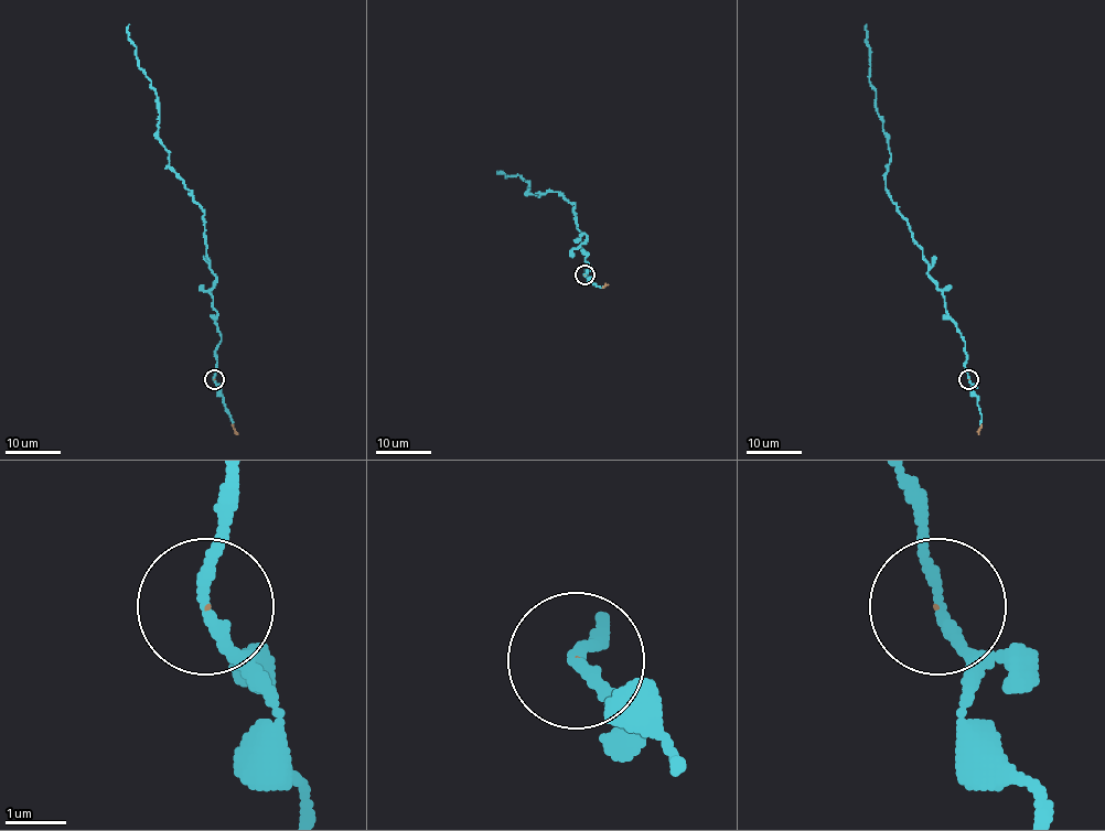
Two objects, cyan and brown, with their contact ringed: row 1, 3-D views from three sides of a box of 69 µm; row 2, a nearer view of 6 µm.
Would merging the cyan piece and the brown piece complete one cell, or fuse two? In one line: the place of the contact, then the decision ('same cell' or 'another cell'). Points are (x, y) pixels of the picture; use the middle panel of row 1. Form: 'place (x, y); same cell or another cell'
place (585, 274); same cell

